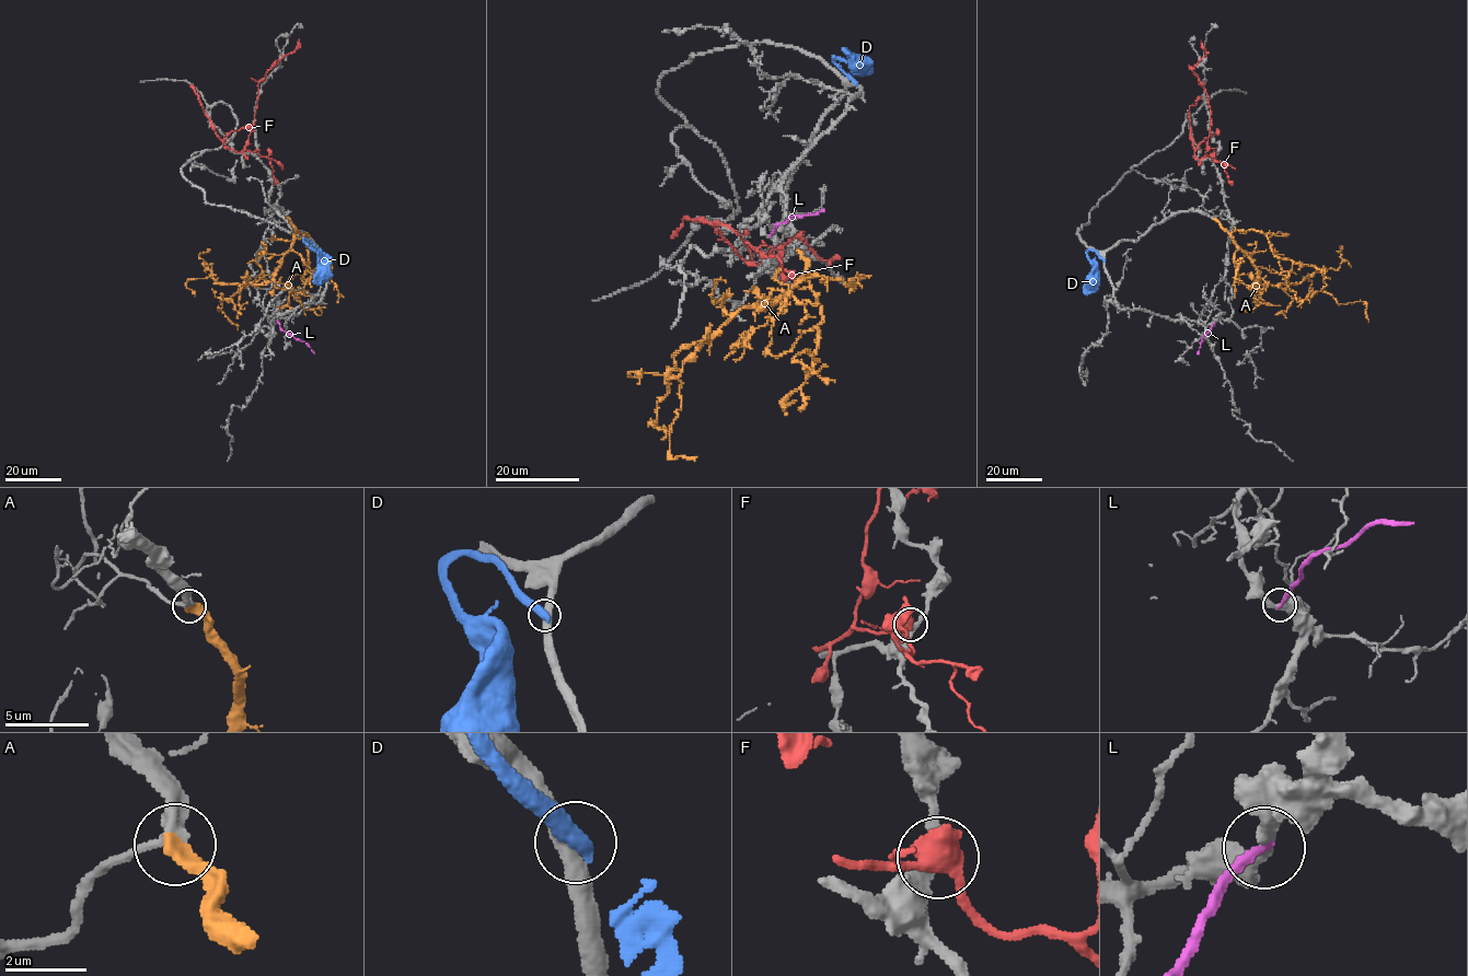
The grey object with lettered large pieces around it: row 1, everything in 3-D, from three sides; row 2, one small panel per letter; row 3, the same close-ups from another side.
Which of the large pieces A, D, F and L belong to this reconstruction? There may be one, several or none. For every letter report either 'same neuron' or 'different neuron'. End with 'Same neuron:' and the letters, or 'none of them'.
A: same neuron
D: different neuron
F: different neuron
L: different neuron
Same neuron: A

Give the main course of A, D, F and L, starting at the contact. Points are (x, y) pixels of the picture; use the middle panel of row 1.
A: (798, 250), (807, 263), (799, 280), (772, 303), (741, 309), (682, 364), (680, 405), (668, 454), (693, 460)
D: (855, 82), (834, 62), (840, 57), (853, 66), (844, 49)
F: (762, 256), (744, 242), (762, 255), (769, 256), (795, 237), (802, 240), (822, 259), (831, 260), (839, 255)
L: (770, 236), (778, 223), (792, 217), (824, 209)

